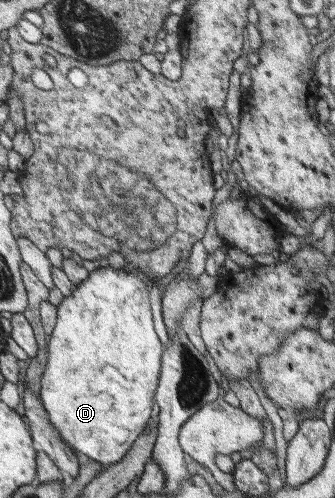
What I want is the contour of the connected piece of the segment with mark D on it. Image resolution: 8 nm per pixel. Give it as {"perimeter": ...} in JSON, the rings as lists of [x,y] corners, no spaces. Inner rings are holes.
{"perimeter":[[[121,268],[95,269],[89,278],[58,306],[55,330],[49,339],[49,363],[41,380],[41,400],[55,428],[75,451],[107,466],[126,458],[151,420],[153,400],[162,382],[163,342],[153,324],[151,294],[147,282]]]}

